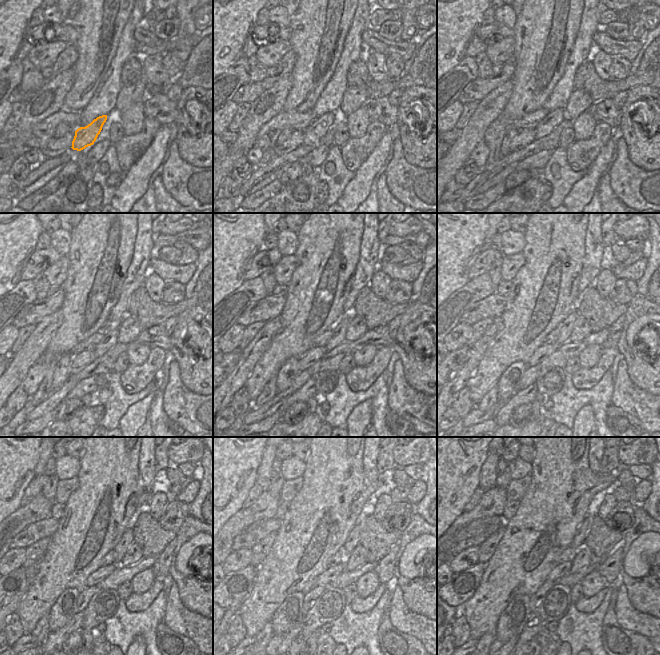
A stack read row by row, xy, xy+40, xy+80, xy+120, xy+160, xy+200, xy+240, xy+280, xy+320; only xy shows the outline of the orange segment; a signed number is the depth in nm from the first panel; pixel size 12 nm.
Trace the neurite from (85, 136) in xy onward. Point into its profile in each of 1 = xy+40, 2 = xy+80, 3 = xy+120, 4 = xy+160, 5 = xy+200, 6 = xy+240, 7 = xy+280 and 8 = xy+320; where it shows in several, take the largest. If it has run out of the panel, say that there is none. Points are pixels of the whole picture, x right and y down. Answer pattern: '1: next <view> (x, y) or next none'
1: next xy+40 (318, 128)
2: next xy+80 (554, 117)
3: next xy+120 (111, 334)
4: next xy+160 (339, 330)
5: next xy+200 (566, 326)
6: next xy+240 (128, 537)
7: next xy+280 (352, 541)
8: next xy+320 (581, 532)

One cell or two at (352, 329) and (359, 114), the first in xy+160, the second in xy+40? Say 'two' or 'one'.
two

